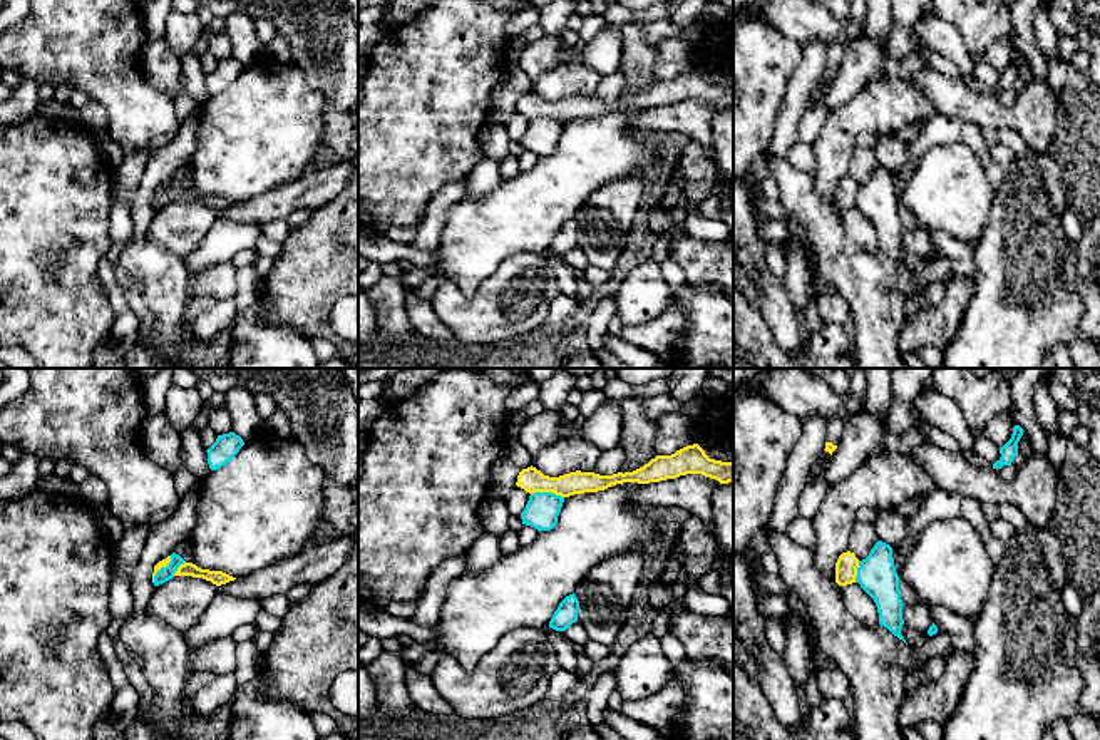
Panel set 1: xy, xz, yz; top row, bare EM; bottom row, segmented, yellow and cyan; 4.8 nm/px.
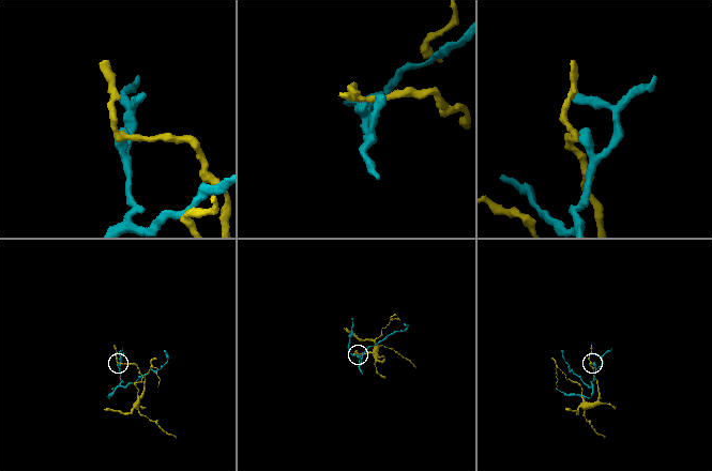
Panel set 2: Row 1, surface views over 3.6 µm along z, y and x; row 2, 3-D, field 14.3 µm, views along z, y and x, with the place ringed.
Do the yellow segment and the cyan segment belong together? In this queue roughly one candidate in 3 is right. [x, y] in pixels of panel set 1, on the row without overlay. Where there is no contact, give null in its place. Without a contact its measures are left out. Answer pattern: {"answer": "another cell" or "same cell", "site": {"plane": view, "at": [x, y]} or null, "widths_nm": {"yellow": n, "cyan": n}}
{"answer": "another cell", "site": {"plane": "xz", "at": [548, 116]}, "widths_nm": {"yellow": 120, "cyan": 160}}

